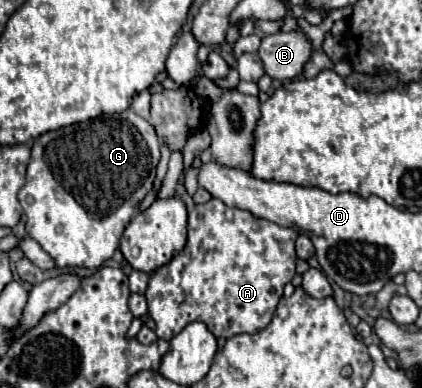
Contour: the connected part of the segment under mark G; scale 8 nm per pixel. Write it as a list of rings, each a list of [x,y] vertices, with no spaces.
[[[130,108],[120,114],[102,114],[88,122],[42,134],[32,142],[26,184],[18,192],[18,200],[26,214],[28,236],[52,256],[58,268],[100,268],[112,258],[124,228],[136,214],[144,196],[152,190],[158,162],[160,138],[154,126]]]

